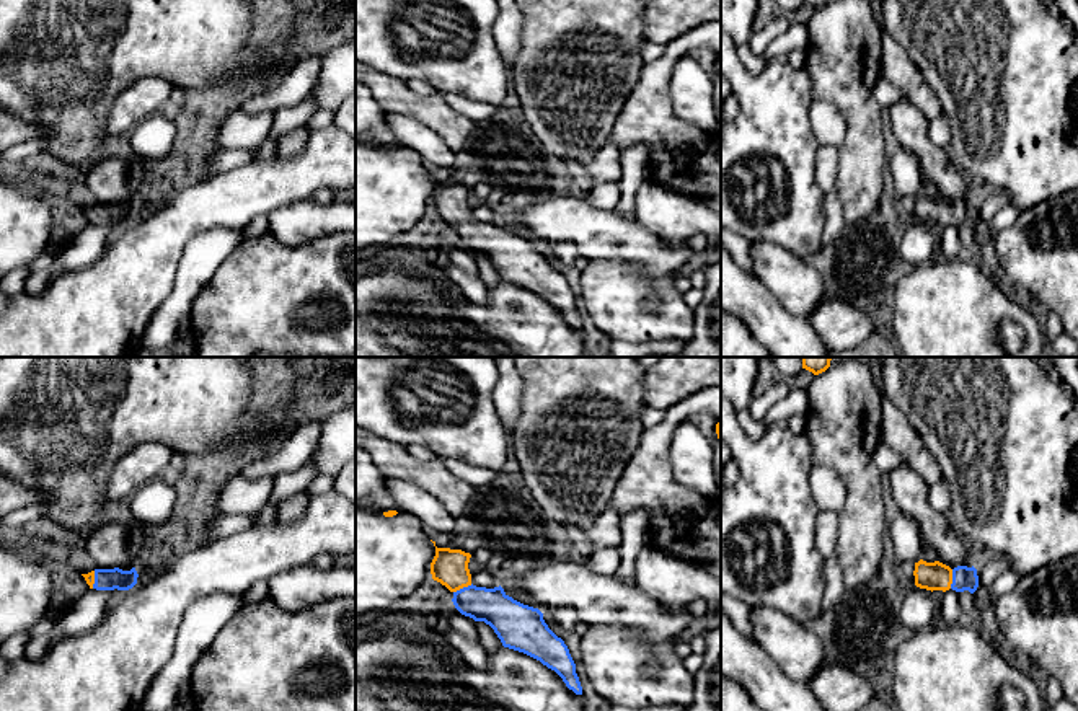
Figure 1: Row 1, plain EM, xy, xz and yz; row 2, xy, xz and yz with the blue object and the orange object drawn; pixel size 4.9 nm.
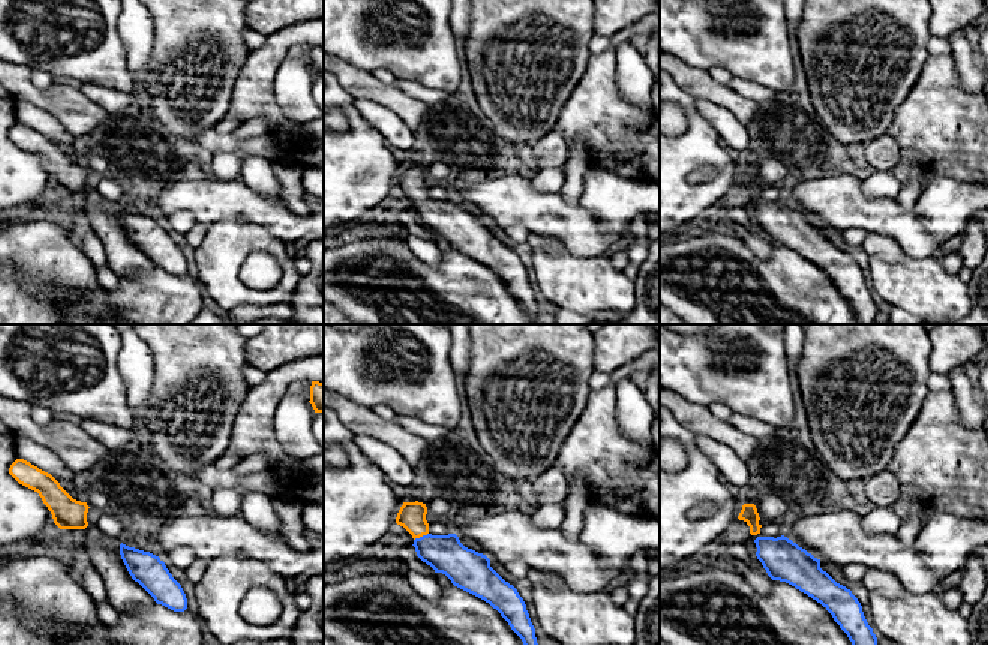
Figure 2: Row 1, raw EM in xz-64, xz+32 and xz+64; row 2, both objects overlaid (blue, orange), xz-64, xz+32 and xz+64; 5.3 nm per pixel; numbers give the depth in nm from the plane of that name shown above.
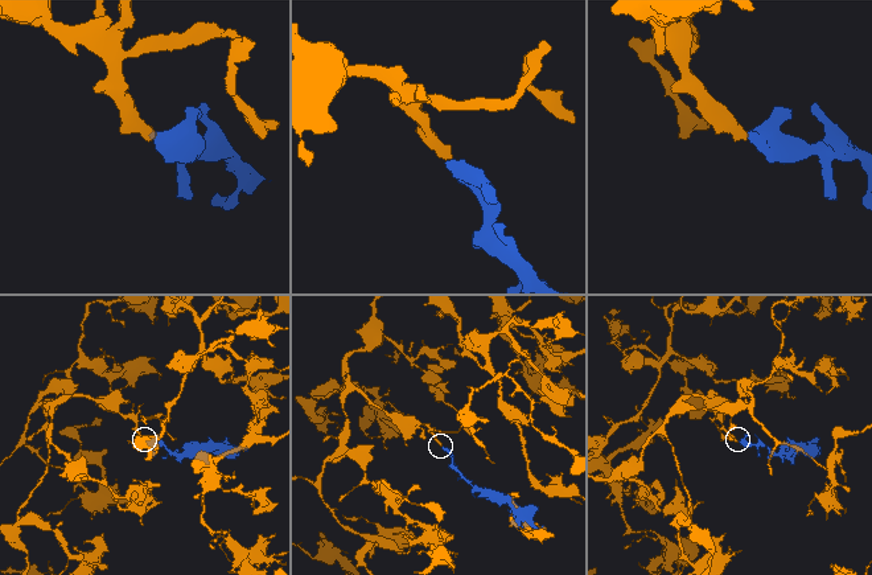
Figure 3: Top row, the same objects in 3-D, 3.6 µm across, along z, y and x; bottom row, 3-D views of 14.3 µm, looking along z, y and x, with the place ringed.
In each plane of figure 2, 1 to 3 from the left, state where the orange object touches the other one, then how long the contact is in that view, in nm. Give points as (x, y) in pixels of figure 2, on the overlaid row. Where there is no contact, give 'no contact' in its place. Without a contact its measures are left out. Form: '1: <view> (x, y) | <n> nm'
1: no contact
2: xz+32 (420, 537) | 90 nm
3: no contact

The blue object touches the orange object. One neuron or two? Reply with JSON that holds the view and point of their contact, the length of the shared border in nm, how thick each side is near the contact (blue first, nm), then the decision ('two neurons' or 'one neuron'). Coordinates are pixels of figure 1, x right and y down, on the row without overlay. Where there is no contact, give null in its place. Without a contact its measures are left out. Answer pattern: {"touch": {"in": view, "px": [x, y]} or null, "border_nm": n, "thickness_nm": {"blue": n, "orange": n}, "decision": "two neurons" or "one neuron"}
{"touch": {"in": "yz", "px": [953, 214]}, "border_nm": 100, "thickness_nm": {"blue": 120, "orange": 140}, "decision": "one neuron"}

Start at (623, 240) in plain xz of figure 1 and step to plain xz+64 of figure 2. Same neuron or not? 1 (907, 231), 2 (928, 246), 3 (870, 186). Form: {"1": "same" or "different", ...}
{"1": "same", "2": "same", "3": "different"}

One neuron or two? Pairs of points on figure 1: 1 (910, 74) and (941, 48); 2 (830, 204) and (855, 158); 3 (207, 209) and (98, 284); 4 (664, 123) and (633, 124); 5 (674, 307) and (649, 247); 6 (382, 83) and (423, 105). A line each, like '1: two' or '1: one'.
1: two
2: two
3: one
4: one
5: two
6: one

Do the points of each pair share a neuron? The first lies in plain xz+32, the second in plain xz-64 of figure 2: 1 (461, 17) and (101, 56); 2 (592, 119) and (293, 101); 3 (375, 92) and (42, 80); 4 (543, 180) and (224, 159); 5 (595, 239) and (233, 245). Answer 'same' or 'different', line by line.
1: different
2: different
3: different
4: same
5: different

